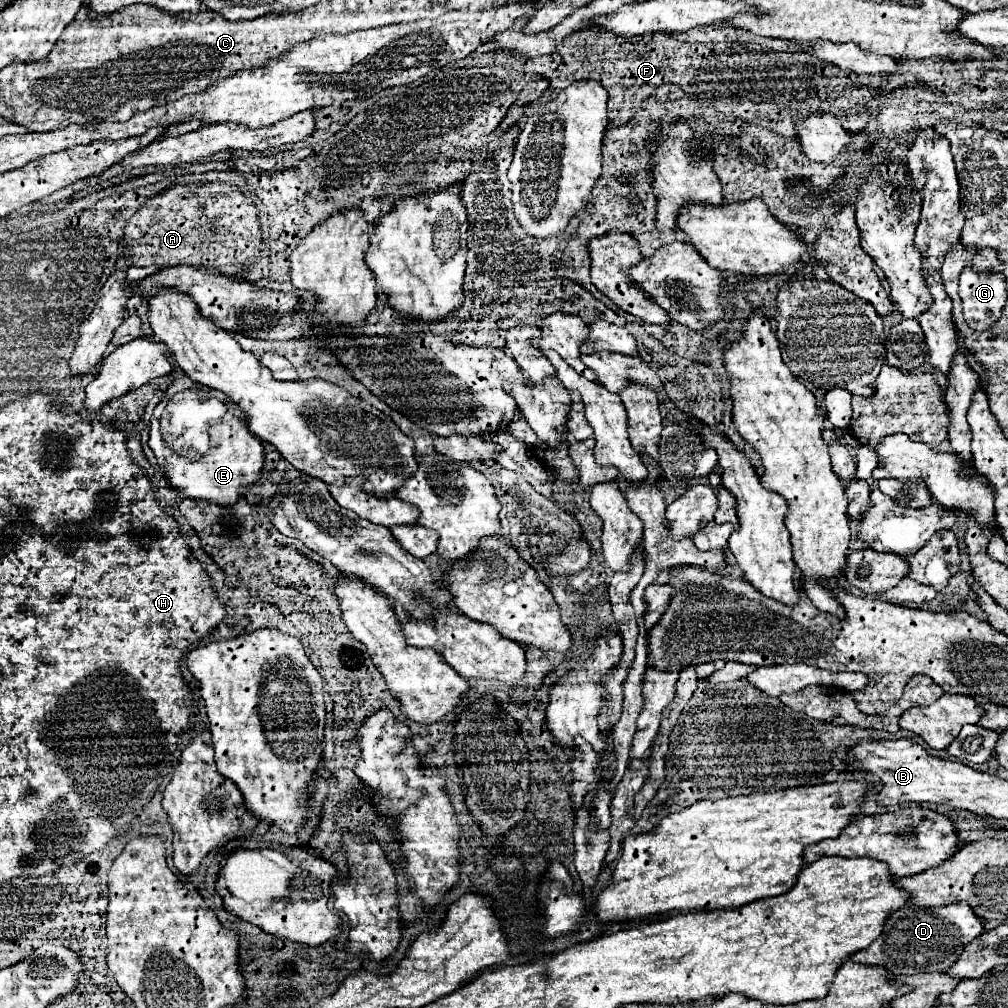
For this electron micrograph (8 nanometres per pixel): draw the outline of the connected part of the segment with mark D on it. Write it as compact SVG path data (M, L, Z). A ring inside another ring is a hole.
M952 902L948 906L924 908L916 904L906 904L894 912L874 944L852 954L852 960L870 966L884 966L894 974L920 974L922 970L948 970L962 950L984 932L984 920L974 914L966 902Z

